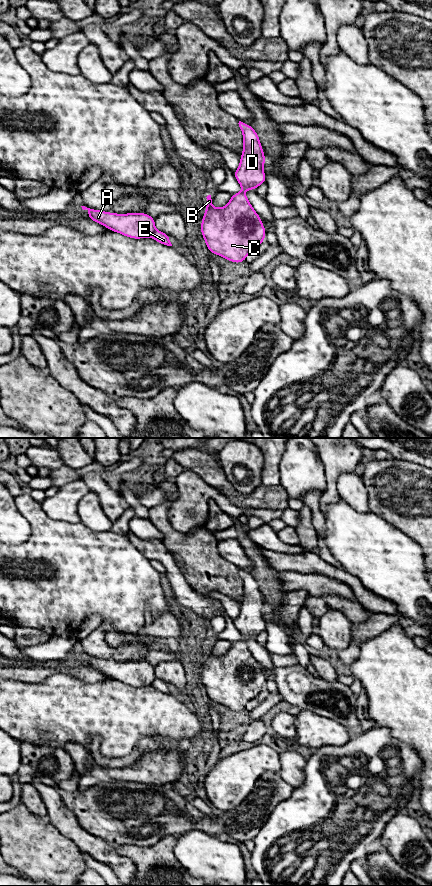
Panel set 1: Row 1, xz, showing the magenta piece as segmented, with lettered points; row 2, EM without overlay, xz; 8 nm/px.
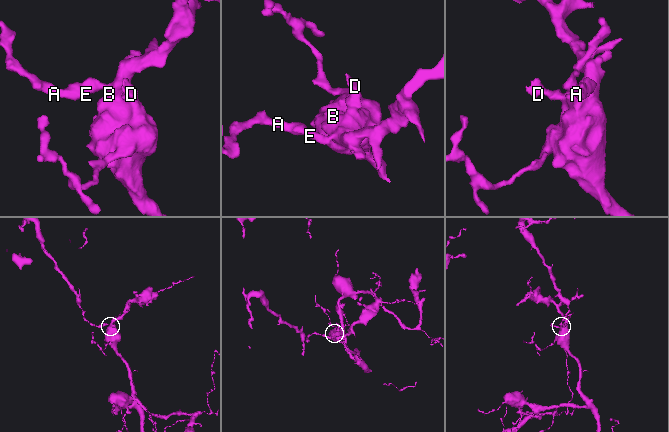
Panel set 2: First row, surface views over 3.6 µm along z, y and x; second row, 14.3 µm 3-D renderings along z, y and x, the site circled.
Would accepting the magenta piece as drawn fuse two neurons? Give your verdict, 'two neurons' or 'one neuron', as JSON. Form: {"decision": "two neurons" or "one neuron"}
{"decision": "two neurons"}

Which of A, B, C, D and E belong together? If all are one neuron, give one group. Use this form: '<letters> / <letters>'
A / B C D E

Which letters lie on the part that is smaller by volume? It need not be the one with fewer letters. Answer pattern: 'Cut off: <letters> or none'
Cut off: A

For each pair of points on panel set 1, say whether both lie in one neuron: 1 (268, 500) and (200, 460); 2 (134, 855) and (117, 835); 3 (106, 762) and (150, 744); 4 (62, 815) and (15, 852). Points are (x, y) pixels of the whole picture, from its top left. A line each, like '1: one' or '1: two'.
1: one
2: two
3: one
4: two

